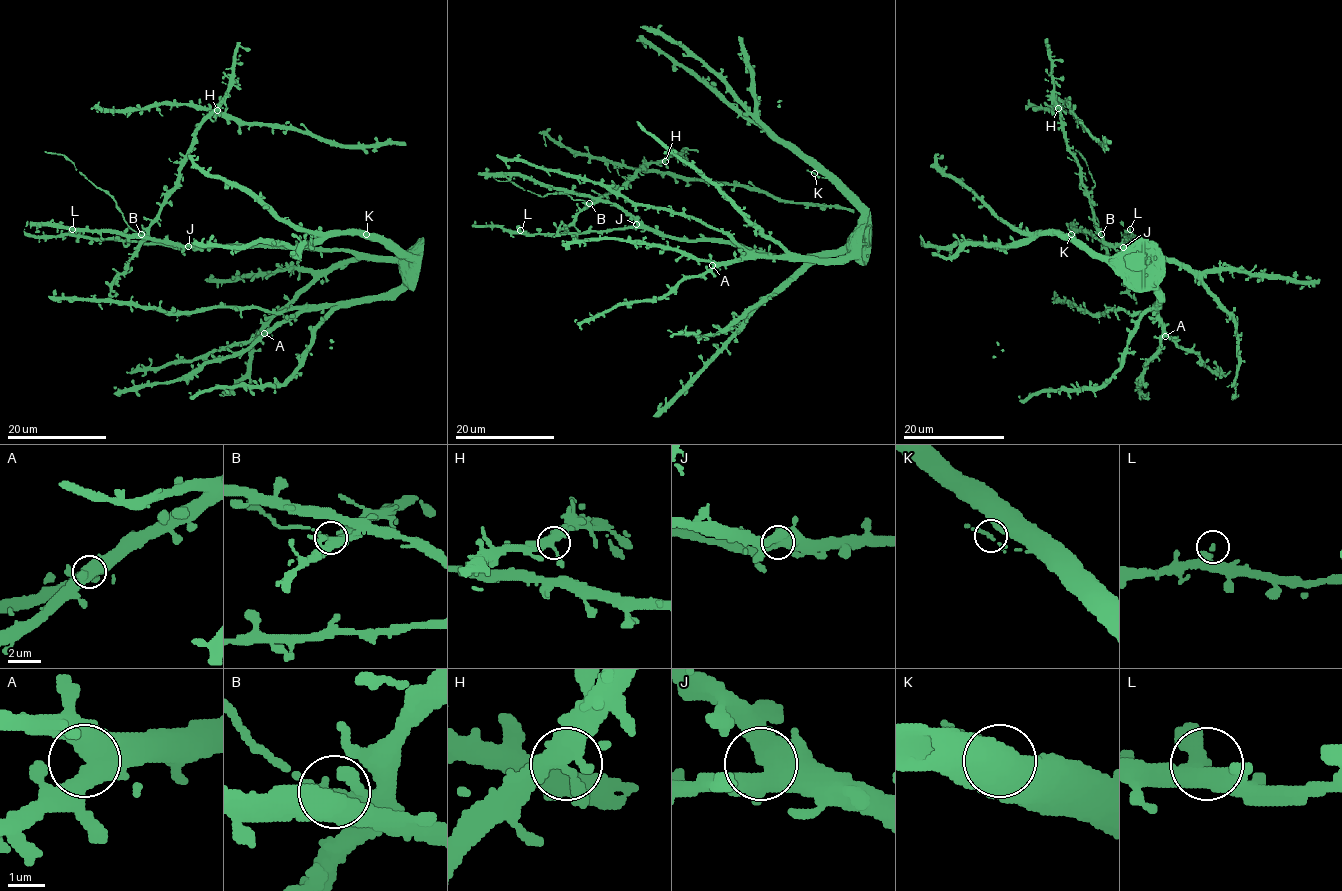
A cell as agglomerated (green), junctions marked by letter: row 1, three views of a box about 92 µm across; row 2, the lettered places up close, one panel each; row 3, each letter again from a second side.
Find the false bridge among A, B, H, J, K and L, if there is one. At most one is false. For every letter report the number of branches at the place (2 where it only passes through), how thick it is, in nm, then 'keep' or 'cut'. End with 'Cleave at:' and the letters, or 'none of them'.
A: 3 | 420 nm | keep
B: 3 | 180 nm | cut
H: 3 | 360 nm | keep
J: 3 | 360 nm | keep
K: 2 | 220 nm | keep
L: 2 | 240 nm | keep
Cleave at: B

